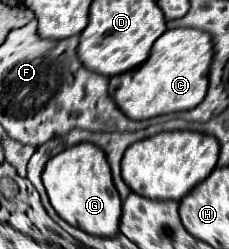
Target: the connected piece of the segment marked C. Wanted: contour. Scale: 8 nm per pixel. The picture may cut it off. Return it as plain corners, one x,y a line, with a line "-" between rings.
175,28
163,32
151,48
151,56
137,68
113,76
109,94
133,120
147,120
159,114
195,108
207,94
213,44
207,32
195,28

